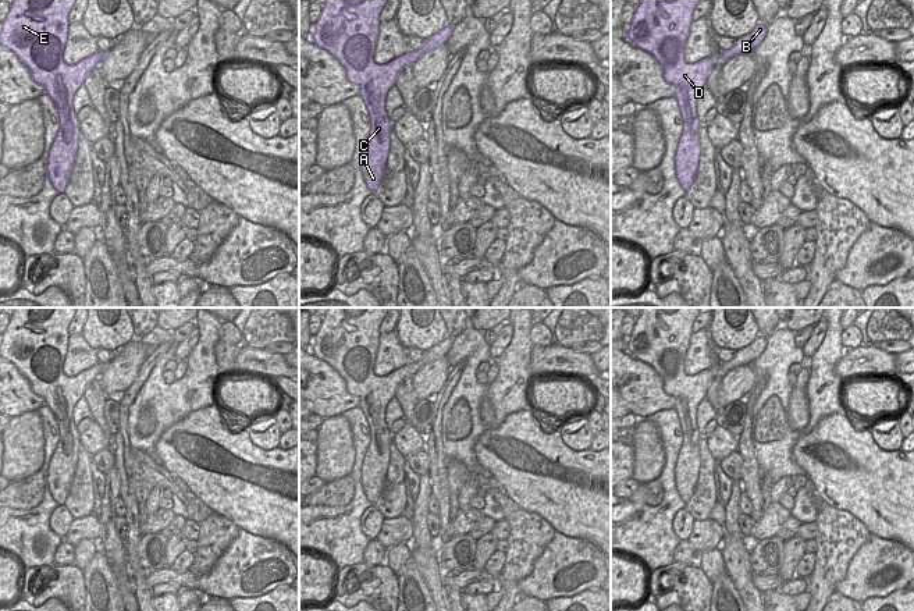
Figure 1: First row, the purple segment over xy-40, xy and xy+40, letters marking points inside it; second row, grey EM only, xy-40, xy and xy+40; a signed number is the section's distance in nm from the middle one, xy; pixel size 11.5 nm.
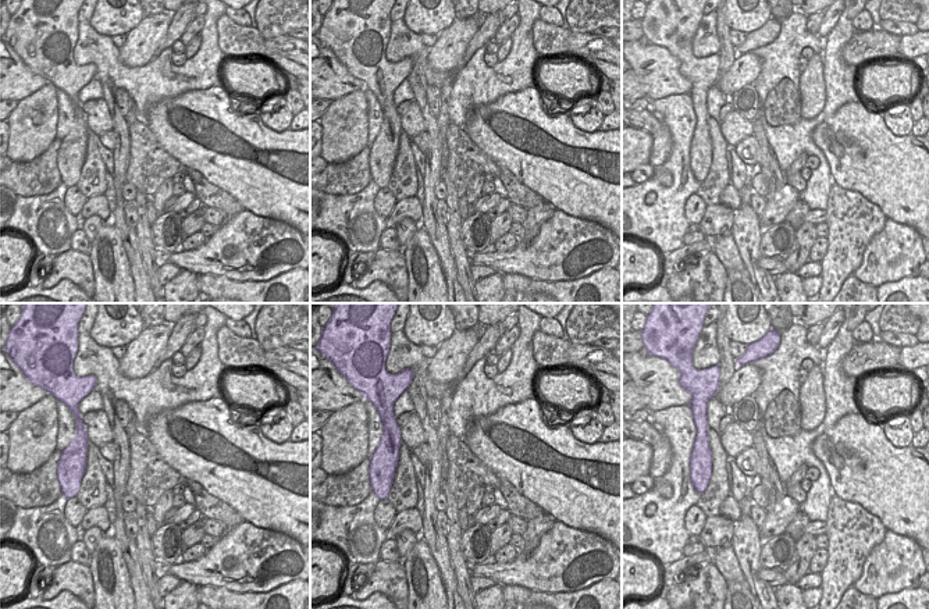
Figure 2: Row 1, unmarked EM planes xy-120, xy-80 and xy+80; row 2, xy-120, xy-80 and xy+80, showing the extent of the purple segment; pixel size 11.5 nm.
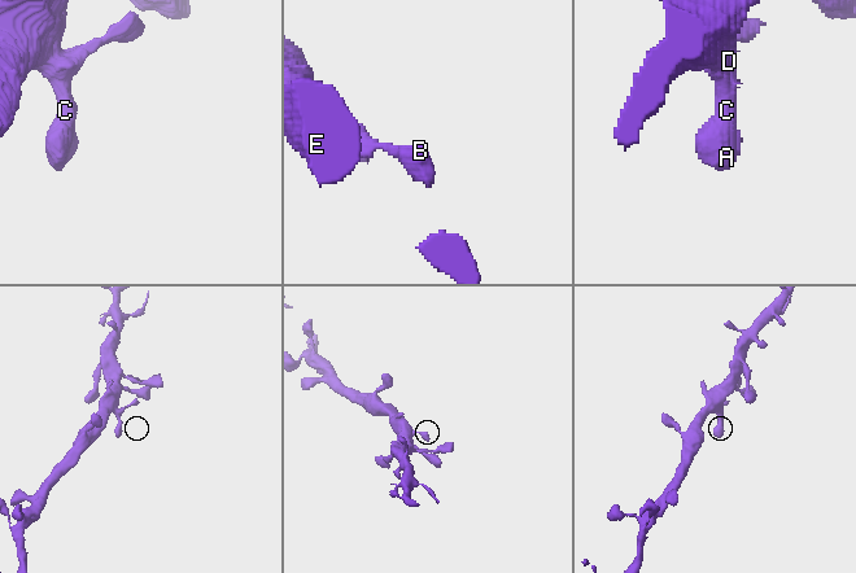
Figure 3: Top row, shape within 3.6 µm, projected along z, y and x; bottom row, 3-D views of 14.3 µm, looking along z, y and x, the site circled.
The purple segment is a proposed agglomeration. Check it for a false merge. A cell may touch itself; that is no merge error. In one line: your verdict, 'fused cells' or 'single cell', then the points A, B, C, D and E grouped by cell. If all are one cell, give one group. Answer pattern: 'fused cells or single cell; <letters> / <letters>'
single cell; A B C D E

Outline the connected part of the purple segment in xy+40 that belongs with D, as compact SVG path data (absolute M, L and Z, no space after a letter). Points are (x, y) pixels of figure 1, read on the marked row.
M641 0L626 26L630 45L650 53L662 67L664 79L675 86L675 99L683 120L683 132L675 154L675 173L687 192L693 185L698 161L701 125L697 117L697 95L705 86L712 58L694 64L684 61L683 49L690 32L691 14L700 0Z

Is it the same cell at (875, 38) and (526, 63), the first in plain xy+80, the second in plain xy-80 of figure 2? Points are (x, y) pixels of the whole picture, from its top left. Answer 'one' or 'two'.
two

